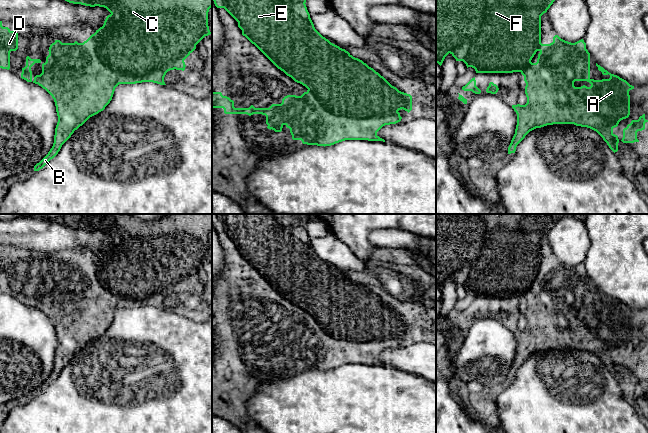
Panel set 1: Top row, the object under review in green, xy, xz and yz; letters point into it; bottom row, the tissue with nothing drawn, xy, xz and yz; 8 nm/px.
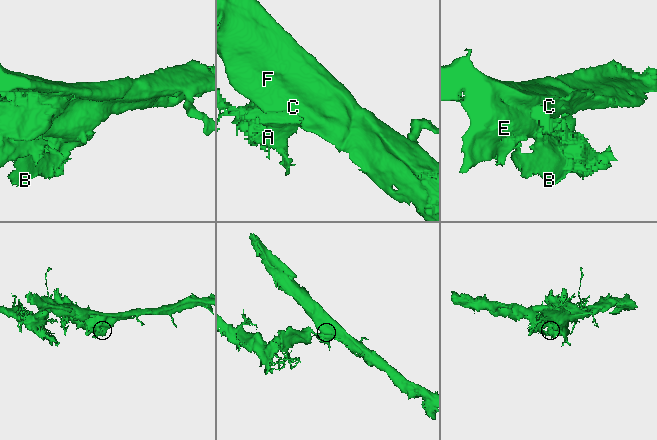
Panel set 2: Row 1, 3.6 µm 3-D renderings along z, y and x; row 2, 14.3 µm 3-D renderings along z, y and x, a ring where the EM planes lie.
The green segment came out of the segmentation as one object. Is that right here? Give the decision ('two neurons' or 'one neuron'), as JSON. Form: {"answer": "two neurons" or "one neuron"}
{"answer": "two neurons"}

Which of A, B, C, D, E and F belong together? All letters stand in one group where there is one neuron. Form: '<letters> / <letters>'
A B D / C E F

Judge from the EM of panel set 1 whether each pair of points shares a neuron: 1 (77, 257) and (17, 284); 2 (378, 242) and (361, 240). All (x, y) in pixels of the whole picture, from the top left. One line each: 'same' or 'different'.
1: same
2: different

